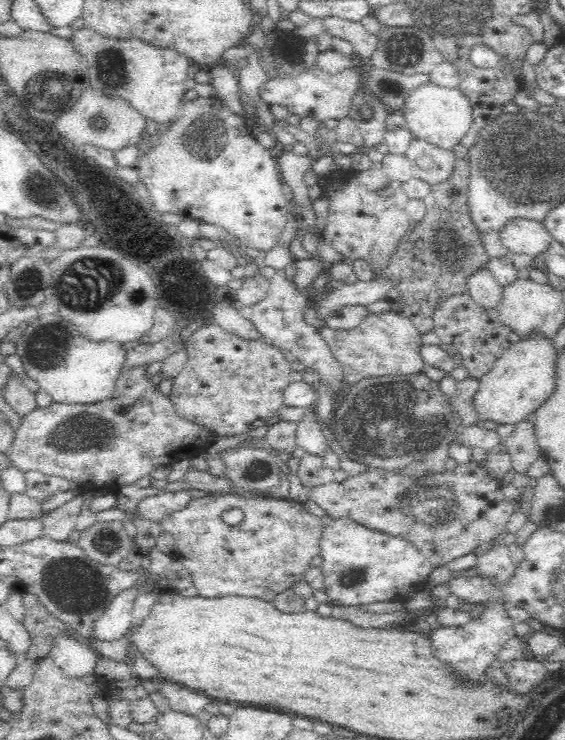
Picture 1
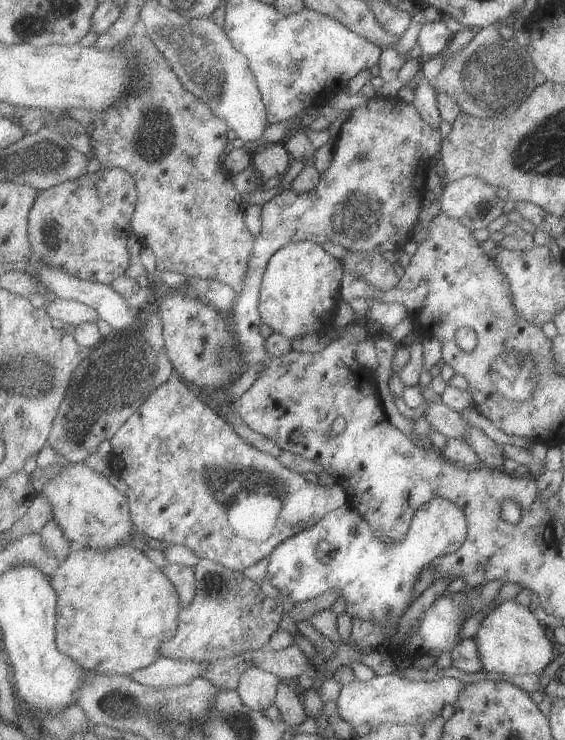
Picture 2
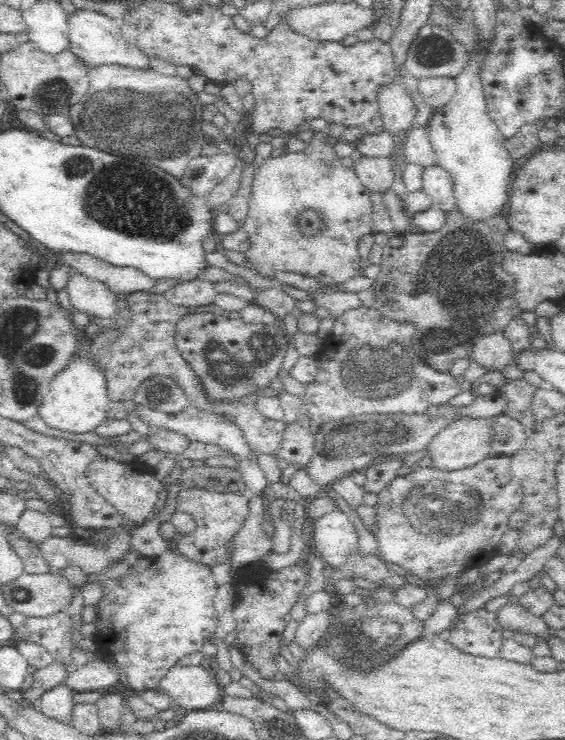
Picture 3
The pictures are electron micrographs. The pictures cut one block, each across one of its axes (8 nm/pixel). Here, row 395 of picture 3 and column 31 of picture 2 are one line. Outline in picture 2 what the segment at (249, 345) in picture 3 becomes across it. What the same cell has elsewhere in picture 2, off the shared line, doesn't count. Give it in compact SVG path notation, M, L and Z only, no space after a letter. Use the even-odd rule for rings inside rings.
M114 167L101 168L75 181L39 192L30 212L30 242L34 261L56 267L82 280L112 285L131 266L127 251L136 214L138 187L132 174Z

